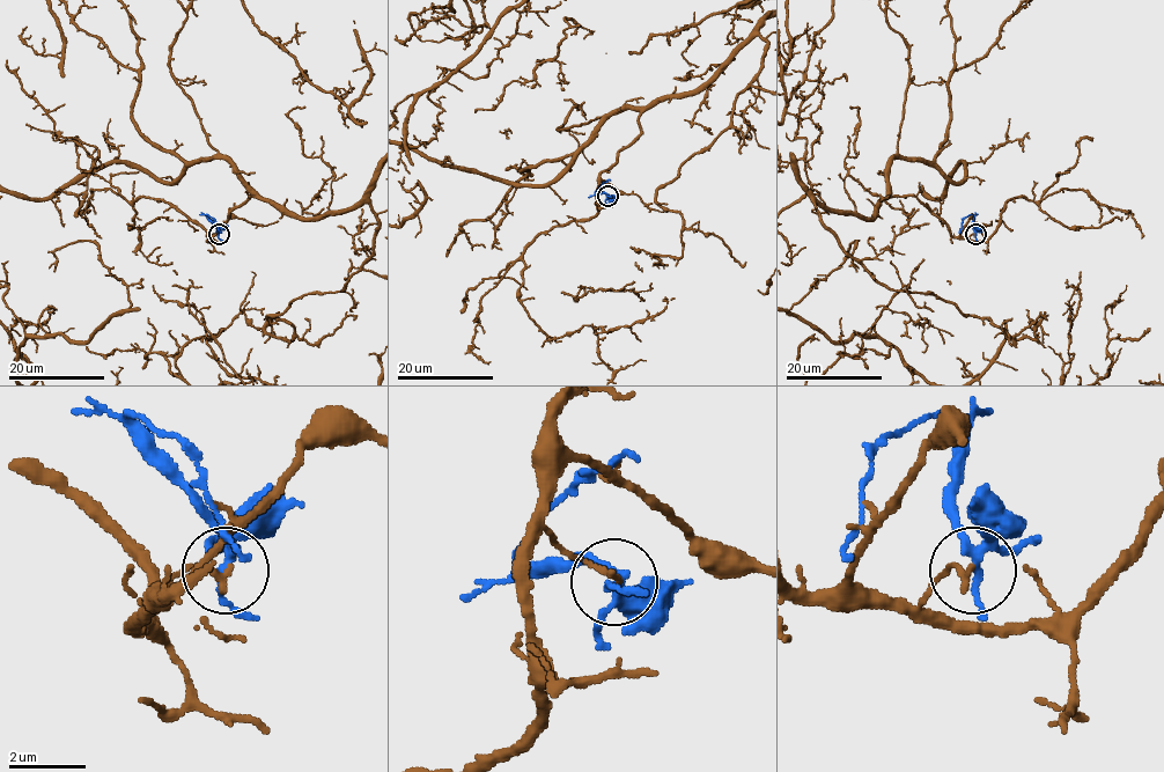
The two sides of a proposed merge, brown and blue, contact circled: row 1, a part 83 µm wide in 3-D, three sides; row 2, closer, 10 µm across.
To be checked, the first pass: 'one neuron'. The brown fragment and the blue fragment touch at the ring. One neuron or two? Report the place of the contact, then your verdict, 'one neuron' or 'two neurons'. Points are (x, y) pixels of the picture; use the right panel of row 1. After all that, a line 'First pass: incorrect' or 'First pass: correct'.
at (975, 234); two neurons
First pass: incorrect

